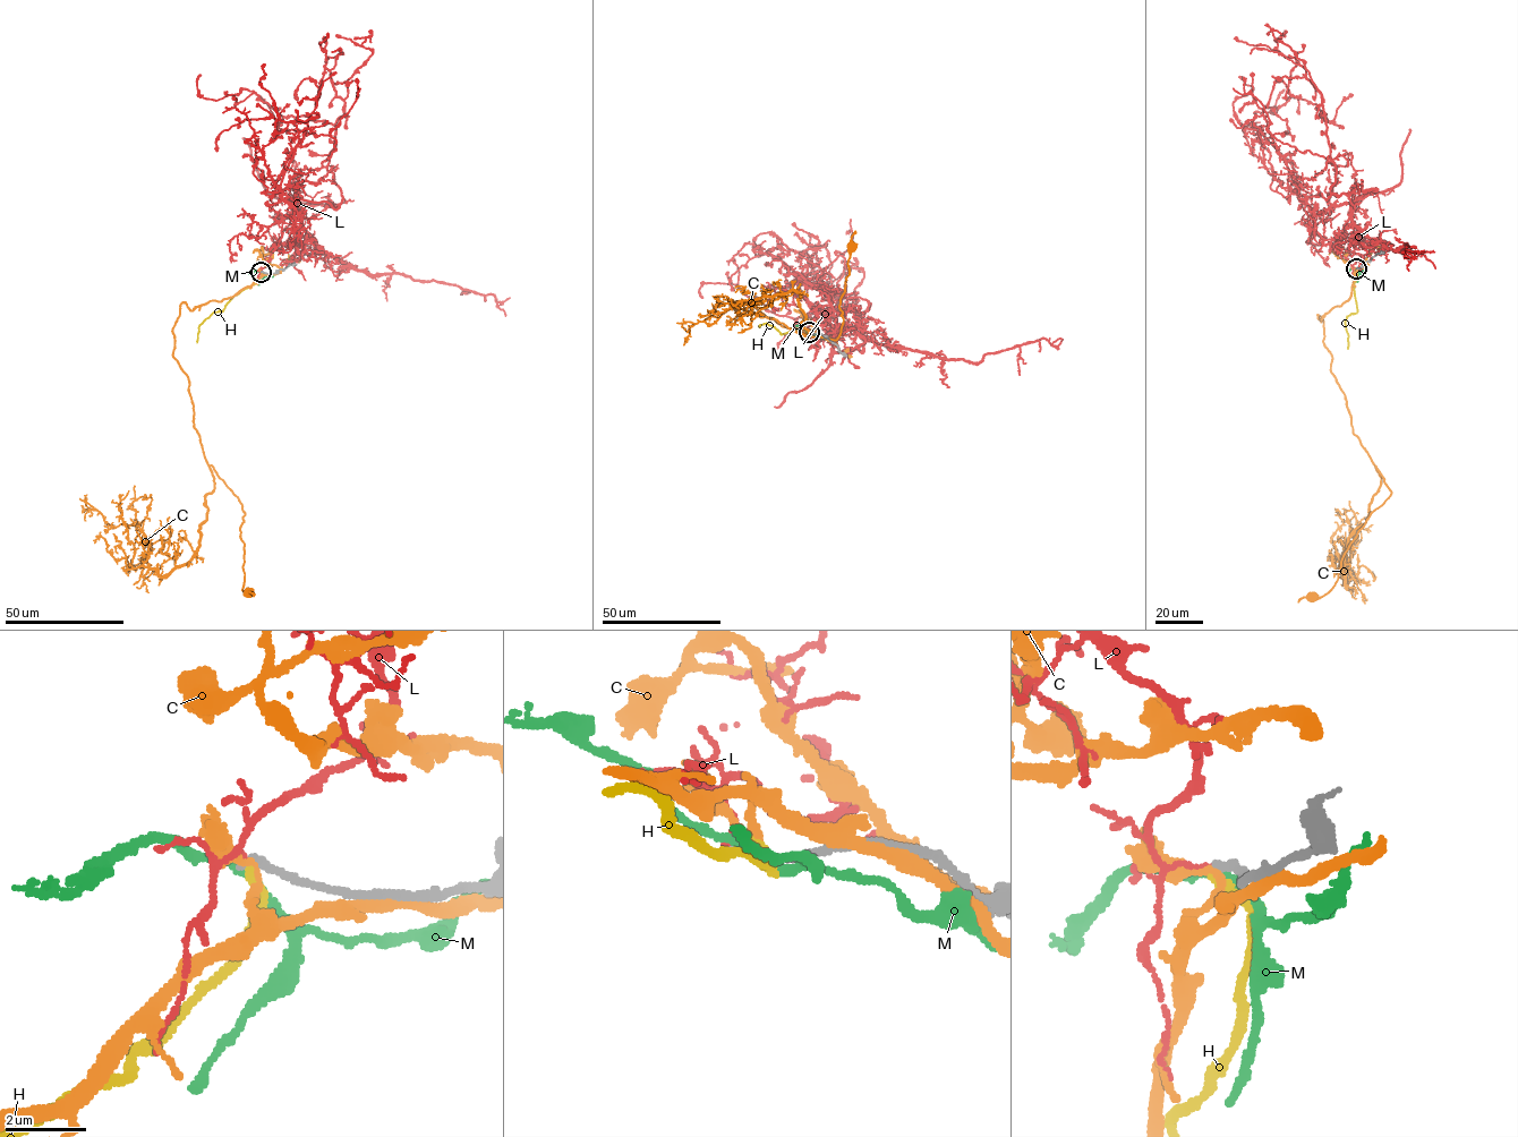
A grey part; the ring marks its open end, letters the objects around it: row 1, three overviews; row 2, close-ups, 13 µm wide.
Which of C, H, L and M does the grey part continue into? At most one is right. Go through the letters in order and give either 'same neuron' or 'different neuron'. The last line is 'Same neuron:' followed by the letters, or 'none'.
C: different neuron
H: different neuron
L: different neuron
M: different neuron
Same neuron: none

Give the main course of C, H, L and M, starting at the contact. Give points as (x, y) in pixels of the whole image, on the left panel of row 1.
C: (261, 272), (220, 301), (192, 310), (181, 302), (172, 328), (205, 460), (245, 514), (248, 590)
H: (261, 272), (262, 276), (235, 296), (222, 311), (206, 318), (198, 326), (197, 342)
L: (261, 272), (300, 221), (341, 203), (326, 167), (335, 127), (281, 116), (252, 91), (204, 99), (201, 75)
M: (261, 272), (269, 276), (275, 273)

